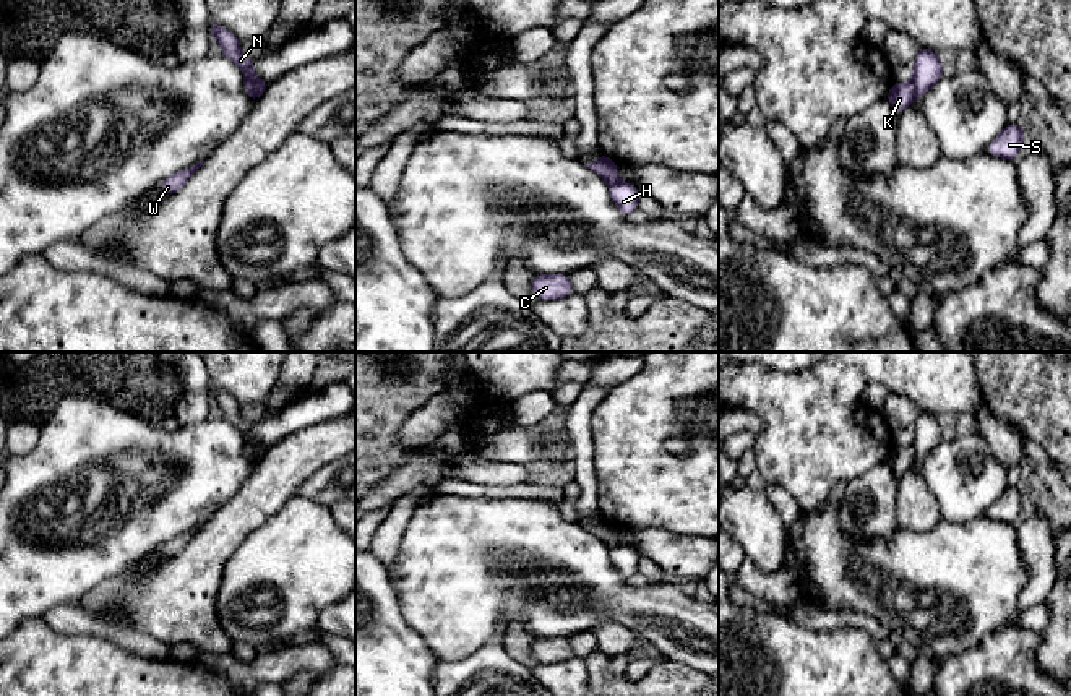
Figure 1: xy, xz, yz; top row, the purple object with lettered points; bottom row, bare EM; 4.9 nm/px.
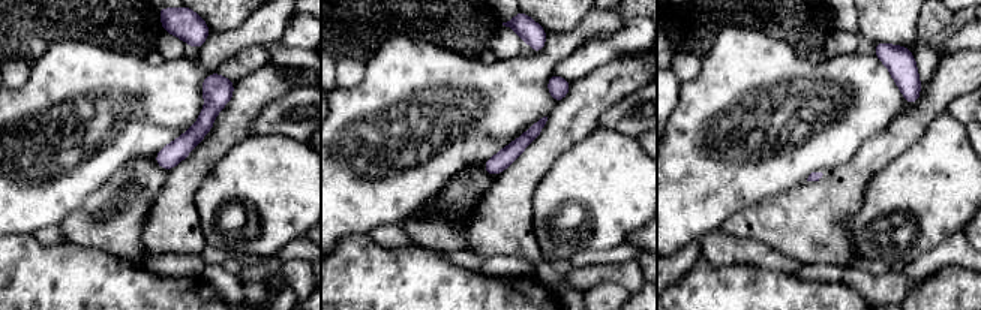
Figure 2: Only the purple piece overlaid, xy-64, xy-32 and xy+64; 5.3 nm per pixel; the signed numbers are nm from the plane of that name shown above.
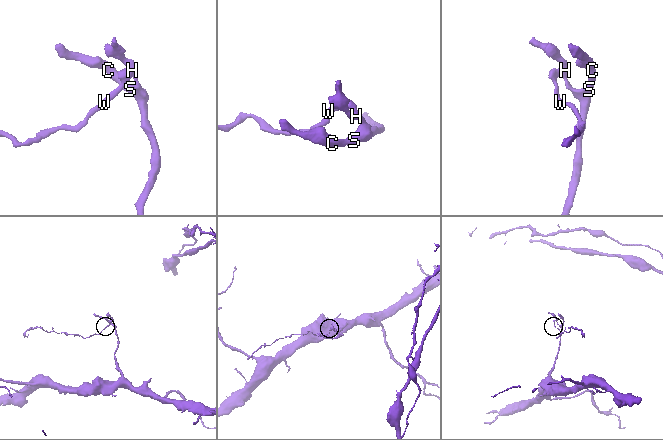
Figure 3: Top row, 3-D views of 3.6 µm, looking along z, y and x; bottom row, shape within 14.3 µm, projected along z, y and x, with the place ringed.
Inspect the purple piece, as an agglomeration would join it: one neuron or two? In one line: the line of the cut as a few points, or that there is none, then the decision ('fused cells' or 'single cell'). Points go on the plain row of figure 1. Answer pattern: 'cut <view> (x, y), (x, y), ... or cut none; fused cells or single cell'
cut yz (911, 445), (916, 458); fused cells

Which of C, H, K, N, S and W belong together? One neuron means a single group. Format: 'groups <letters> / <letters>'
groups C H N S / K W

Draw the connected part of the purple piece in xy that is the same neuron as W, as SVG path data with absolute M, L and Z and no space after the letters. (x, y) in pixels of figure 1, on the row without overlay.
M200 524L198 527L167 540L162 547L159 547L159 552L167 558L177 556L187 547L187 543L203 529L203 526L204 524Z

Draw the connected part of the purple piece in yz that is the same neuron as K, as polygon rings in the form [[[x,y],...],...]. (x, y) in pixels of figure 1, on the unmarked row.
[[[894,446],[886,461],[894,474],[899,479],[904,472],[907,472],[915,464],[915,449],[914,446]]]

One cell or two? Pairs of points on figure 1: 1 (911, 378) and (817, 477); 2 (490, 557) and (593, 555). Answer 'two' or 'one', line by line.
1: one
2: one

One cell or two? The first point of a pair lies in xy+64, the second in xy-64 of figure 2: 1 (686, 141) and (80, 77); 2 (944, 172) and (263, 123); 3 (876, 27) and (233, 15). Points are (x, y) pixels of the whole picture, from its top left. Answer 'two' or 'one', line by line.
1: one
2: two
3: one

